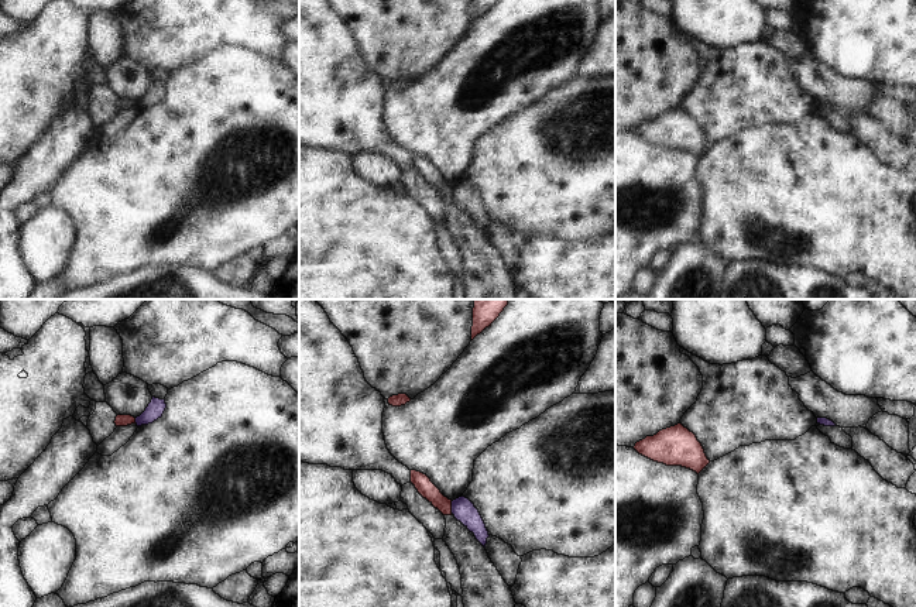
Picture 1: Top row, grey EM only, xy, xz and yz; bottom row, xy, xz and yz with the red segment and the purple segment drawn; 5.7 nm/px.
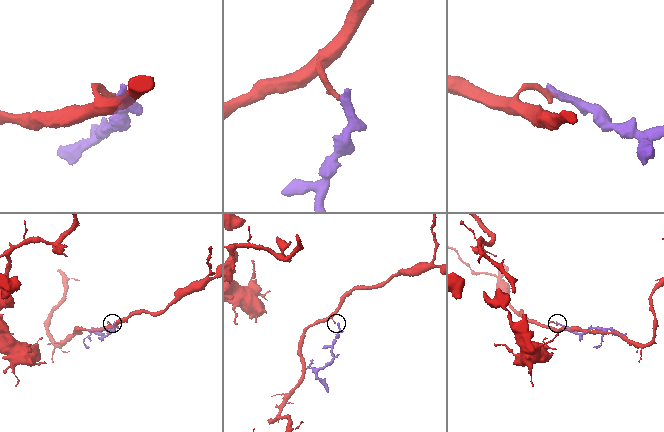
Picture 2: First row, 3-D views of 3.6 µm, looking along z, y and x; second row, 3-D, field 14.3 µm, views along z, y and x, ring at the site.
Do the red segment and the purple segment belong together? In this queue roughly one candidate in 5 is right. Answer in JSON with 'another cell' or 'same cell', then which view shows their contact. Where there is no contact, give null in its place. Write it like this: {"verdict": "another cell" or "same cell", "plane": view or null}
{"verdict": "another cell", "plane": "xz"}

